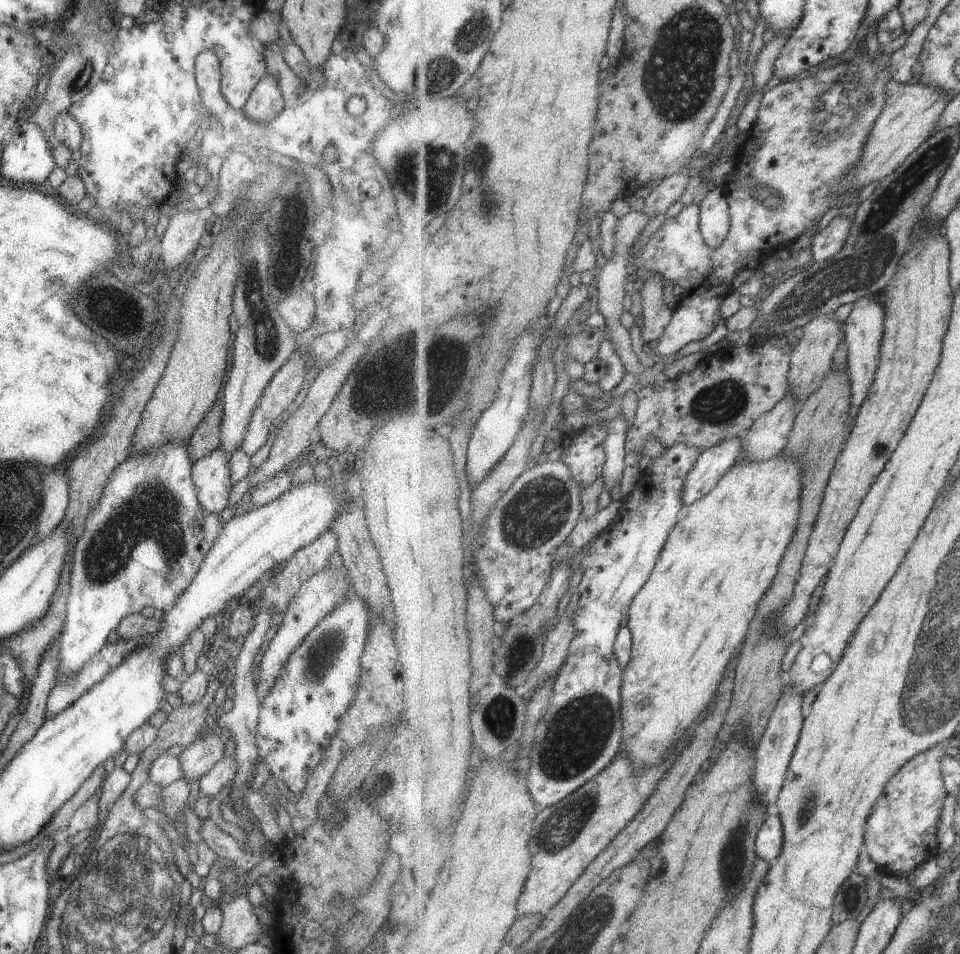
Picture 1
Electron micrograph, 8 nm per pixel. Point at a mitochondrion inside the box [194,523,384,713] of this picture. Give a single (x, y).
(323, 660)

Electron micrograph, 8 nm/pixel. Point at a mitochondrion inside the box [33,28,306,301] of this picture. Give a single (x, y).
(79, 80)

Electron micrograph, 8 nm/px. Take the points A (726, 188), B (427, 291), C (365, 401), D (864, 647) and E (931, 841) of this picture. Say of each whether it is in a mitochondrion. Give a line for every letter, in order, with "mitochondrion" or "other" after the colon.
A: other
B: other
C: other
D: other
E: other

